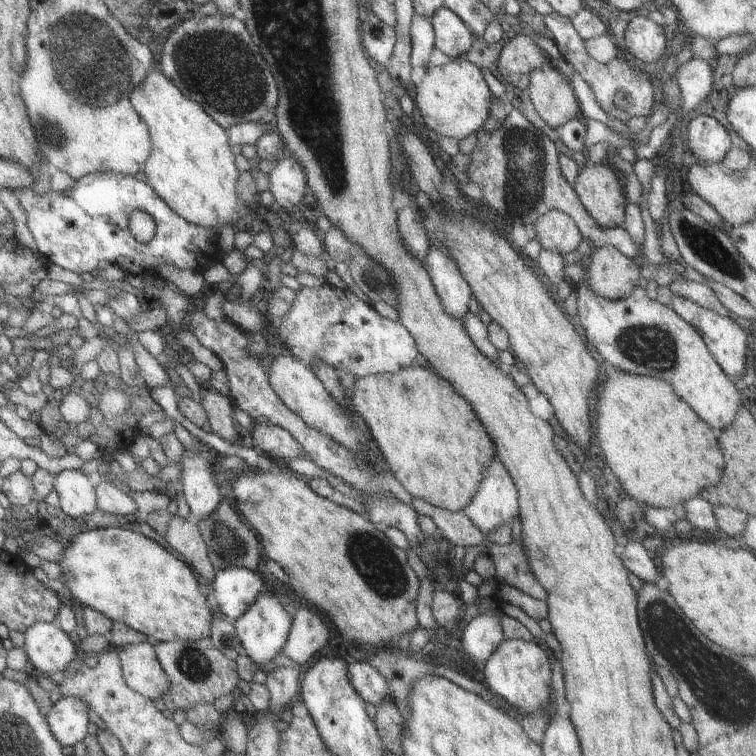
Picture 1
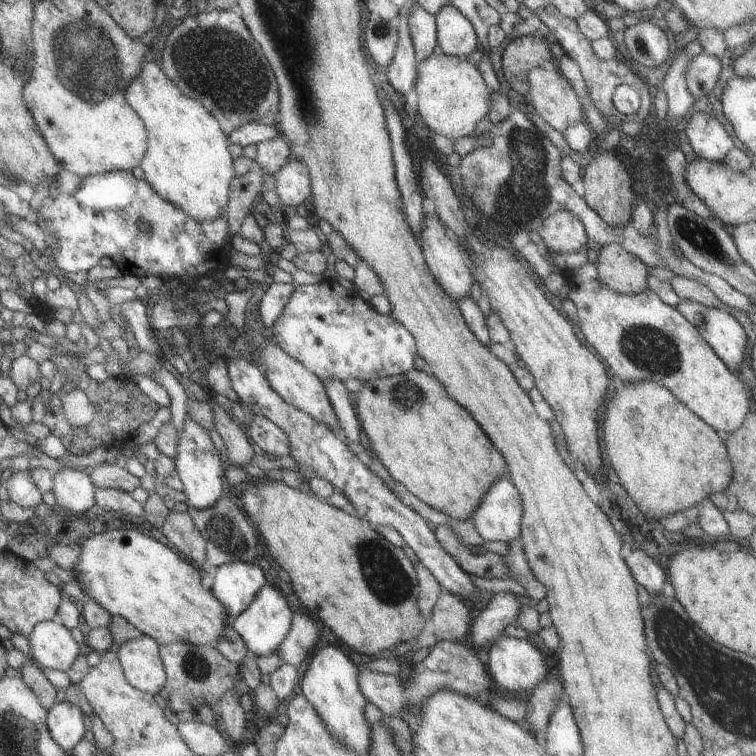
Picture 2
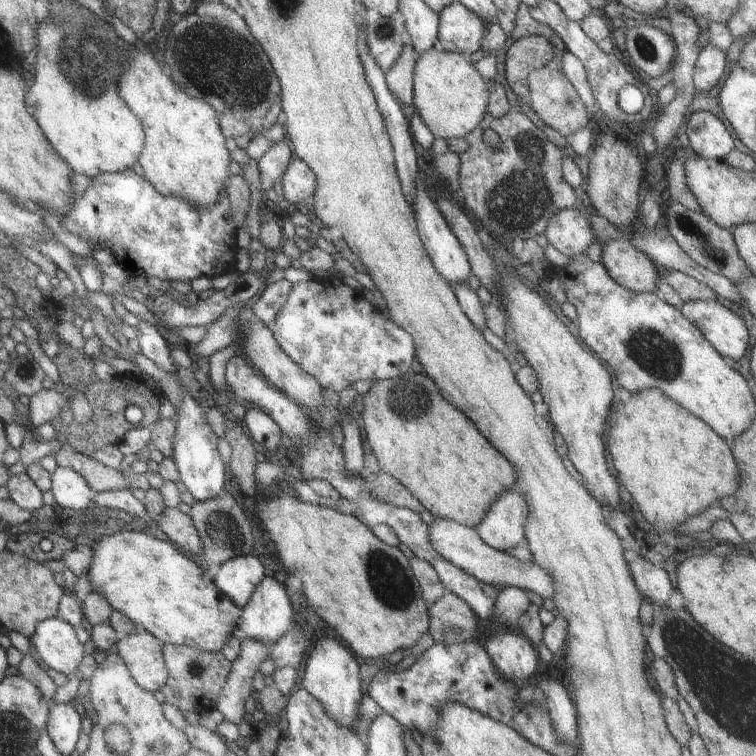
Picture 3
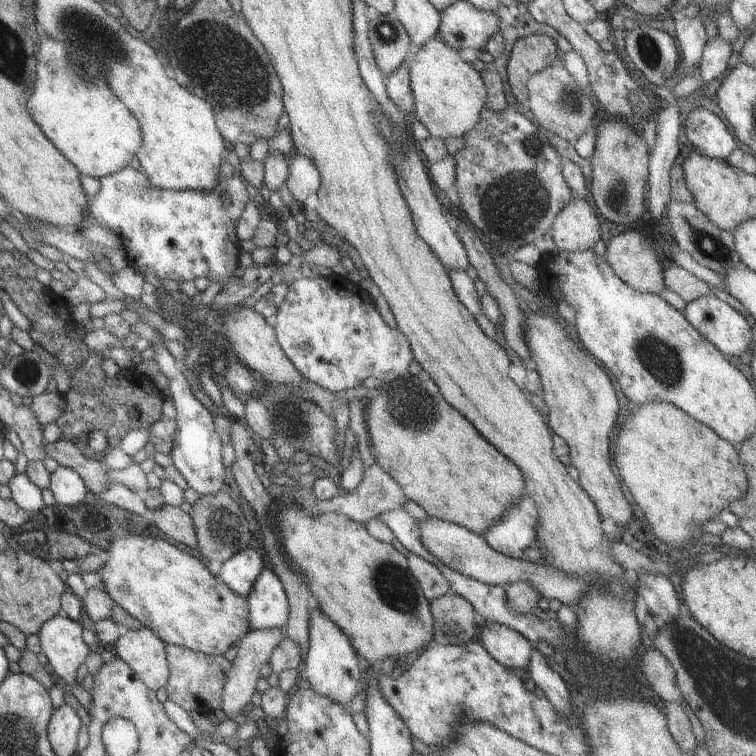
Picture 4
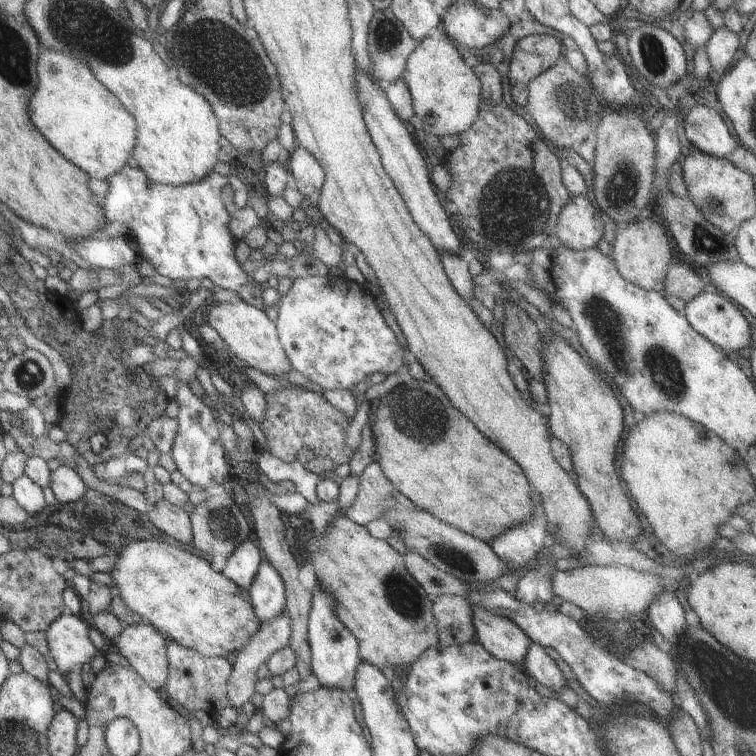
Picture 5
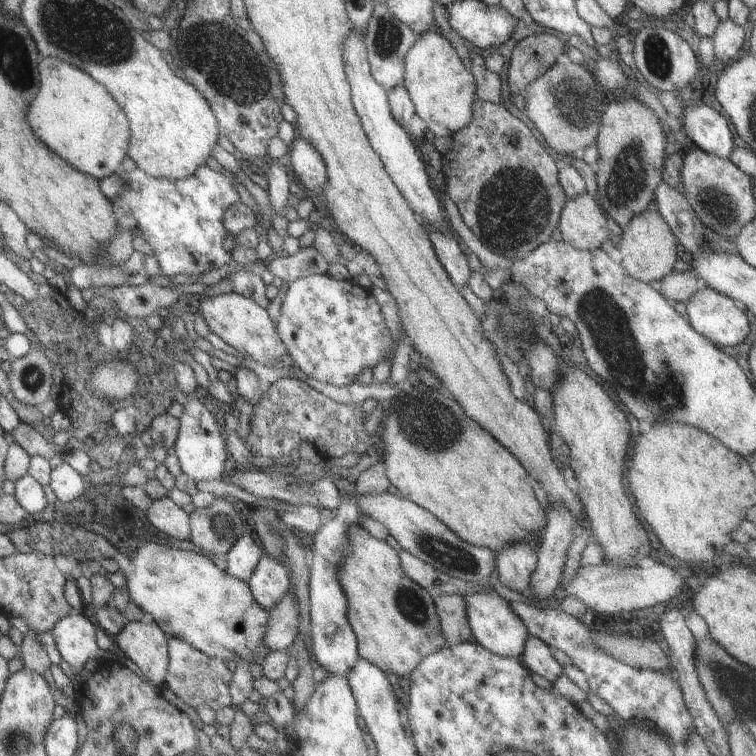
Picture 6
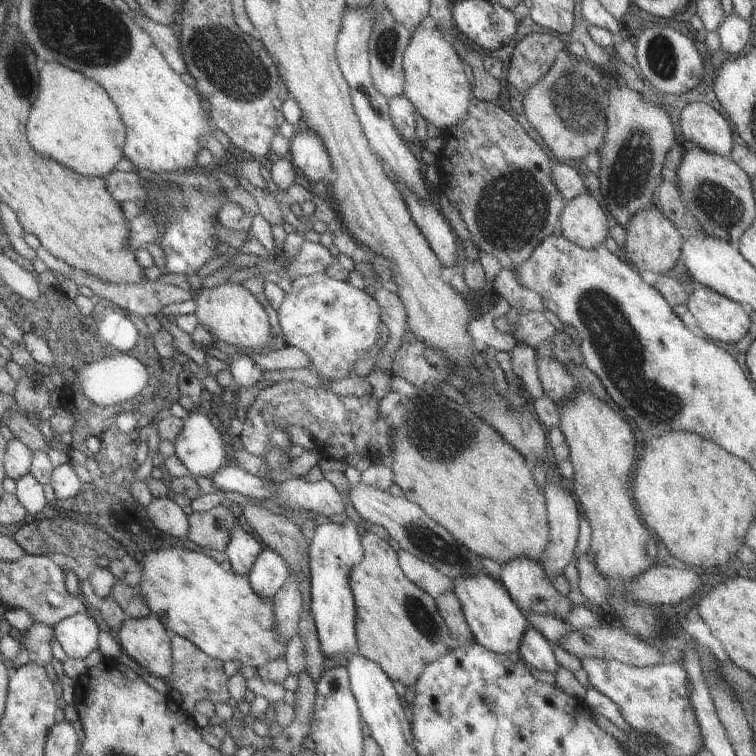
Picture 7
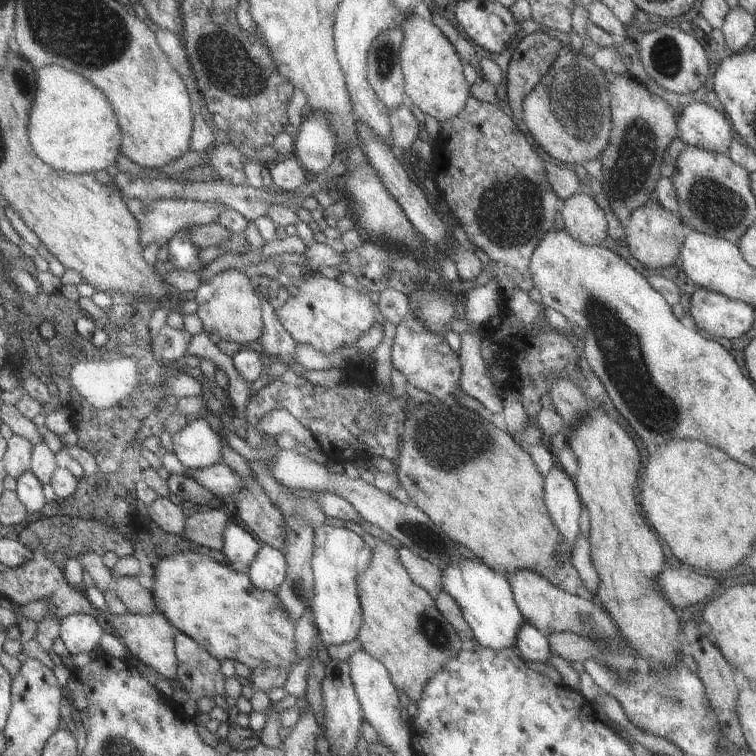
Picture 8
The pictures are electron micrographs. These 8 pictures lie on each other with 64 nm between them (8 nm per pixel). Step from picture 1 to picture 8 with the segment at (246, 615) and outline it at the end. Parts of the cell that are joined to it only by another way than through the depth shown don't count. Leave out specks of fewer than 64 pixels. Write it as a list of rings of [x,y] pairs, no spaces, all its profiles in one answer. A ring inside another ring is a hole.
[[[263,545],[259,547],[244,571],[257,590],[275,592],[284,579],[286,562],[279,549]]]

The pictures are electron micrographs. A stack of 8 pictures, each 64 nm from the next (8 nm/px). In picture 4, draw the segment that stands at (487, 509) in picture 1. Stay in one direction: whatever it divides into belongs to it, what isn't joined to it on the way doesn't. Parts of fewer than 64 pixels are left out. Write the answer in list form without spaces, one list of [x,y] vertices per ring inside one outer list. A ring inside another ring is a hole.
[[[527,496],[521,497],[481,536],[494,551],[514,559],[523,559],[523,551],[536,542],[537,521],[536,502]]]

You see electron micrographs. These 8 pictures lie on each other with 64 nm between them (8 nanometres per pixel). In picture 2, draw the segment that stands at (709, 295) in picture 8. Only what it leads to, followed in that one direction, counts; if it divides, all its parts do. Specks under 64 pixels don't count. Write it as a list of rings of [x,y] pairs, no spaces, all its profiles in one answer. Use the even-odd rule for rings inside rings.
[[[680,299],[675,310],[699,331],[701,338],[729,370],[733,371],[741,364],[745,333],[735,317],[717,307],[687,299]]]

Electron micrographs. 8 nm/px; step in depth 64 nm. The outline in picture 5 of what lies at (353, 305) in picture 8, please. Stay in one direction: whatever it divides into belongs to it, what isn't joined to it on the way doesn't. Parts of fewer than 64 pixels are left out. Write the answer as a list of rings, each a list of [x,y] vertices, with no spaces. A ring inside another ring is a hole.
[[[307,275],[293,279],[277,305],[275,330],[290,368],[320,388],[351,388],[373,372],[383,372],[386,377],[401,364],[401,346],[383,321],[375,296],[345,276]]]

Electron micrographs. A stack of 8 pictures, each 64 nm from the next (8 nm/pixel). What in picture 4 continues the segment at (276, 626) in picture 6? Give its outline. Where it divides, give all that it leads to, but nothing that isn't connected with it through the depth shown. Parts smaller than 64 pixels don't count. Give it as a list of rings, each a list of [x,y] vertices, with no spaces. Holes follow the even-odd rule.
[[[257,629],[241,637],[237,646],[235,658],[231,662],[230,669],[225,677],[225,682],[222,686],[220,709],[229,715],[242,712],[242,708],[249,702],[249,698],[255,692],[255,682],[258,679],[258,674],[261,666],[265,665],[269,655],[276,648],[277,643],[286,636],[285,629]]]

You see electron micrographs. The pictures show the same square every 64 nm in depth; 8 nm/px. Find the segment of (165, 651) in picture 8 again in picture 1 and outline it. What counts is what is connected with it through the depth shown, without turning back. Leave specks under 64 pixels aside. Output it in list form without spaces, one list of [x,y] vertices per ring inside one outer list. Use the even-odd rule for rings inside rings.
[[[151,640],[137,644],[128,644],[117,651],[121,676],[125,686],[128,686],[133,692],[146,696],[151,700],[168,692],[169,681],[165,671],[161,668],[161,665],[157,660],[155,651],[153,650],[153,642]]]

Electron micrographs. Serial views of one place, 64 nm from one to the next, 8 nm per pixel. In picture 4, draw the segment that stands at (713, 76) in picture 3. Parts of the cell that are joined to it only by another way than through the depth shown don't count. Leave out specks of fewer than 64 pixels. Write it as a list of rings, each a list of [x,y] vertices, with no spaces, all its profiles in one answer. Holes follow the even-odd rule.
[[[719,37],[707,40],[696,62],[699,65],[699,76],[703,84],[725,74],[734,61],[733,54],[729,41]]]

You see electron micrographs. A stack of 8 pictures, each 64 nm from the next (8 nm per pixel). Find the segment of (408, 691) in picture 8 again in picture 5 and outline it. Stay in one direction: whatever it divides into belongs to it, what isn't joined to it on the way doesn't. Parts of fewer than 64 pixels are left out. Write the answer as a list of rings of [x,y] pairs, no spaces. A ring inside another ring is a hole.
[[[335,514],[328,519],[328,523],[321,531],[313,530],[312,534],[312,538],[305,534],[299,536],[301,539],[305,538],[302,544],[305,552],[300,554],[299,549],[293,548],[295,558],[303,564],[305,558],[311,560],[316,582],[334,598],[334,613],[357,641],[360,660],[376,666],[379,670],[384,666],[391,666],[397,673],[404,674],[417,657],[438,643],[431,599],[426,596],[418,582],[413,580],[410,572],[407,572],[402,556],[386,541],[369,536],[364,525],[354,523],[345,515]]]

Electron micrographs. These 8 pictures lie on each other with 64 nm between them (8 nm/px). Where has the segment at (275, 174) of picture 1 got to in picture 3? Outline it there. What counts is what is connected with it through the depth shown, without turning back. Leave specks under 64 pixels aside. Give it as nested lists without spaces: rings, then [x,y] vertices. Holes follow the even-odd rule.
[[[295,158],[288,162],[278,182],[282,192],[280,198],[296,206],[309,198],[316,187],[313,171],[301,159]]]

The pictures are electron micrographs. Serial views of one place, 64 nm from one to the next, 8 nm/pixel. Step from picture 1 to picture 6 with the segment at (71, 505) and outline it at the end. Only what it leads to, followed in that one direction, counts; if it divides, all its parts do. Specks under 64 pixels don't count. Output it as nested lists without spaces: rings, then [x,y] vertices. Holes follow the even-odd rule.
[[[63,462],[51,469],[47,485],[58,501],[67,502],[83,493],[87,484],[83,483],[79,473],[69,464]]]

